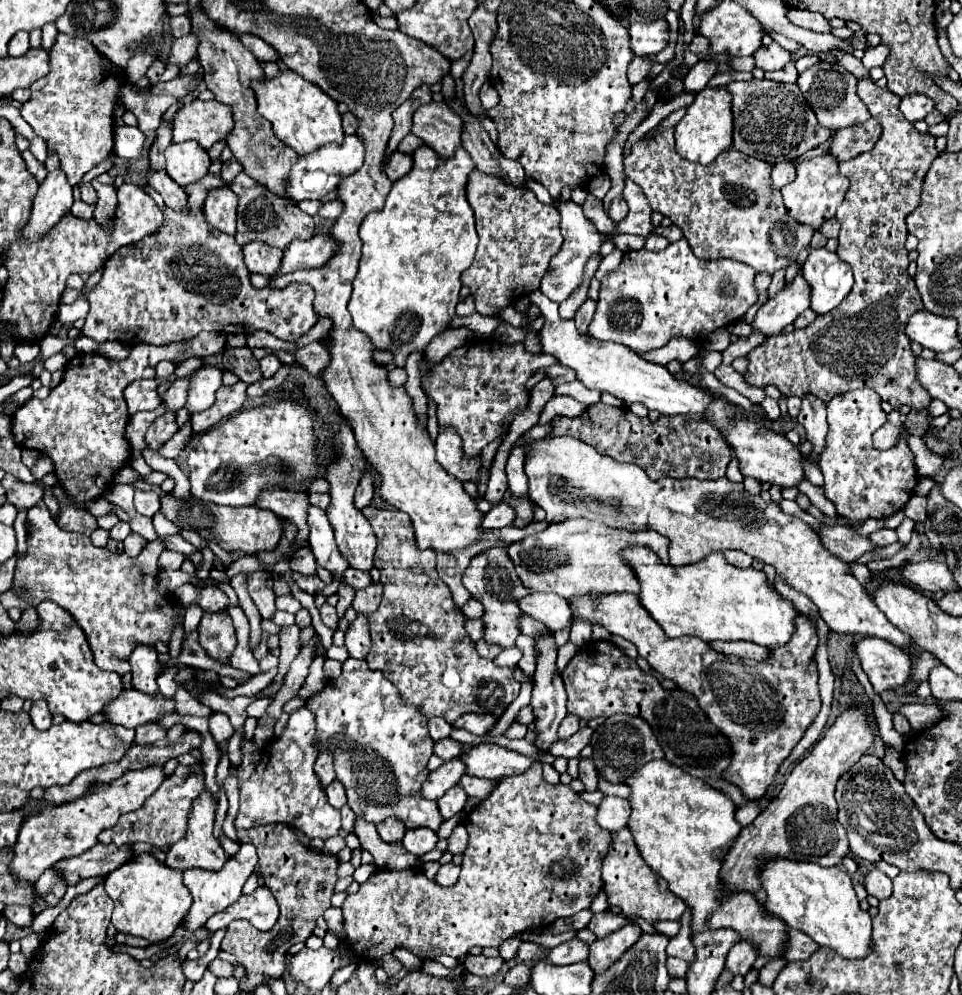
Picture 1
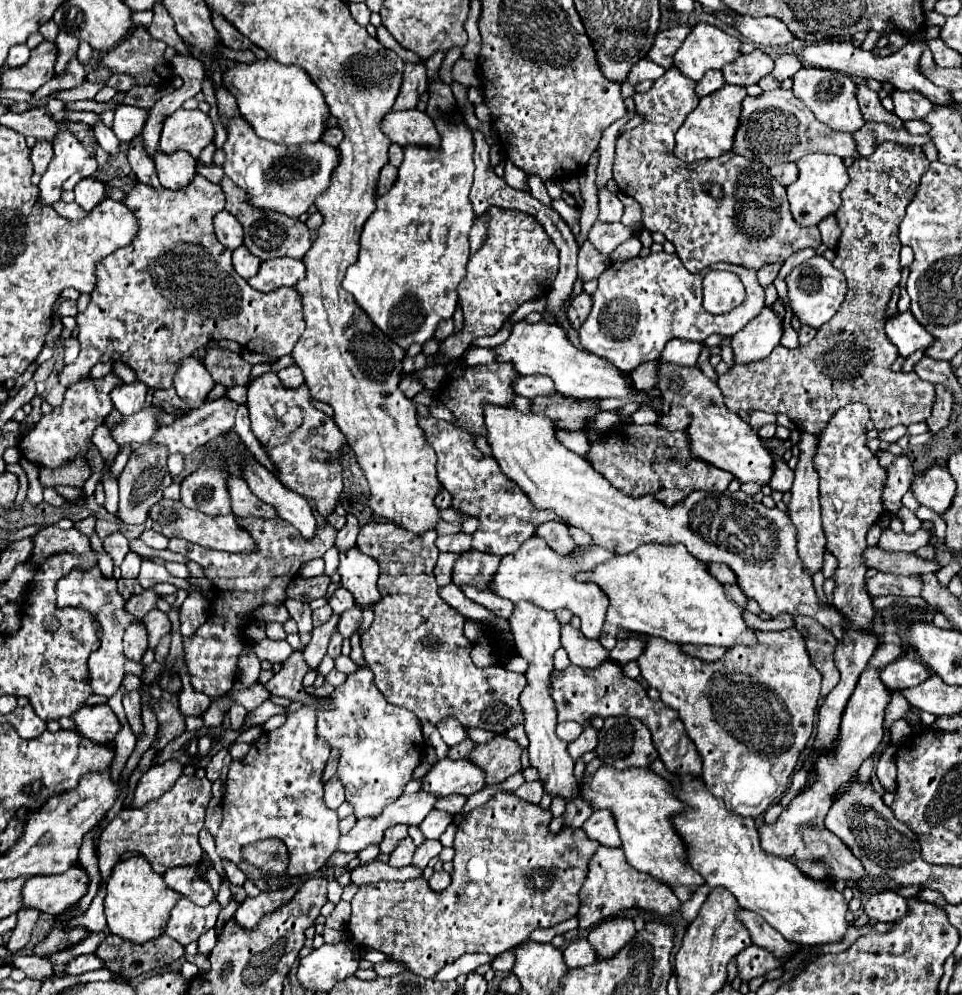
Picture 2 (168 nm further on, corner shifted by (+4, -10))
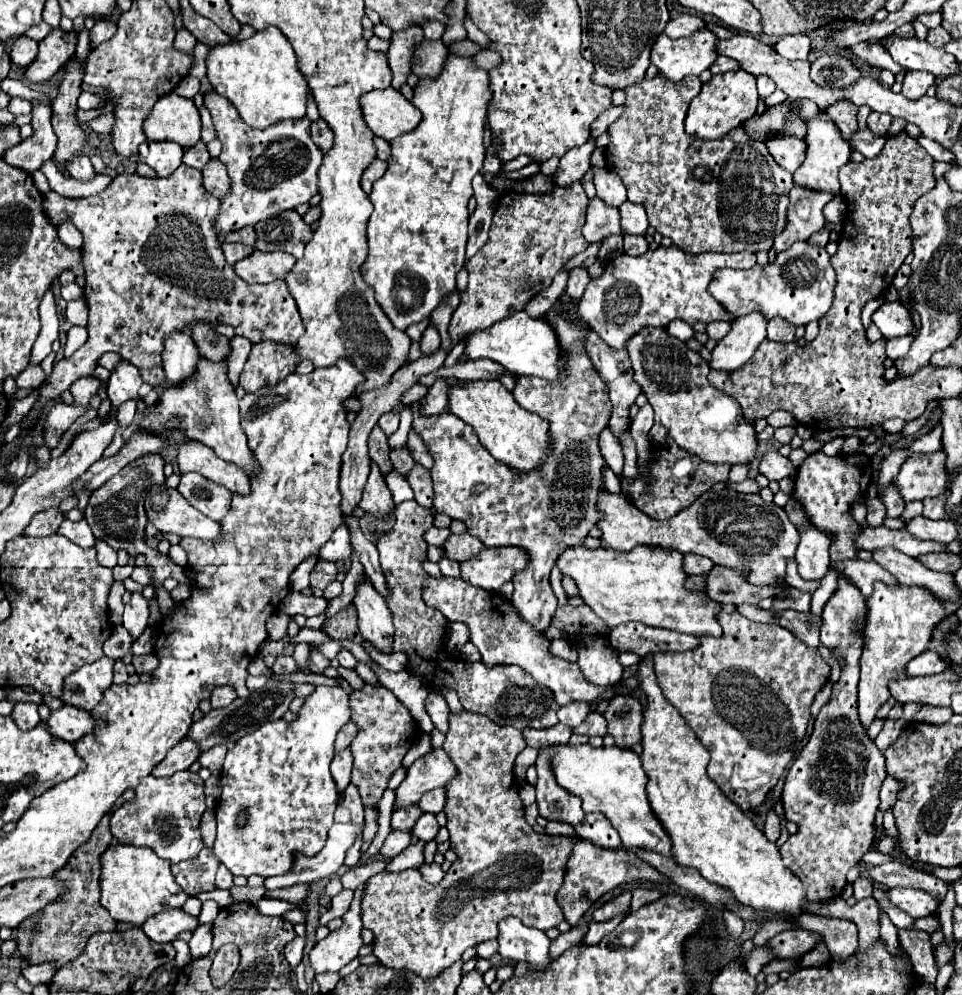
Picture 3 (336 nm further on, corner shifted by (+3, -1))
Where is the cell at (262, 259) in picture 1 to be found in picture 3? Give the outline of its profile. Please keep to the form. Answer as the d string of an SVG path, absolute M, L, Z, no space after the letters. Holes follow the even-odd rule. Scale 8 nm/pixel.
M222 244L222 250L224 250L228 264L236 264L236 262L244 260L246 256L250 256L254 248L246 246L246 244Z

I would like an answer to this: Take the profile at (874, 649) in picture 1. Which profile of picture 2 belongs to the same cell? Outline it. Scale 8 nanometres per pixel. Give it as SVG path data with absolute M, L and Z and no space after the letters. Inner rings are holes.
M901 657L881 669L881 681L891 691L901 691L907 687L921 685L927 677L929 677L929 669L921 661L913 661L907 657Z

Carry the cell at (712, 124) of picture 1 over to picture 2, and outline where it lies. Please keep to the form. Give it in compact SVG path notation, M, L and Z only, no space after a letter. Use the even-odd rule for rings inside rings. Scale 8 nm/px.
M723 85L719 91L715 91L707 97L701 97L697 109L693 109L687 115L685 123L677 131L675 155L683 161L699 161L699 159L719 157L721 153L731 151L733 137L735 137L735 131L739 127L743 97L747 97L747 91L741 85Z

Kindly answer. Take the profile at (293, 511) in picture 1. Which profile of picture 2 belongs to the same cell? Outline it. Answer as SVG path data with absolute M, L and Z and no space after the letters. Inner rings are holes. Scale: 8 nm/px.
M229 473L227 477L227 489L231 493L231 507L233 507L233 513L239 515L239 517L275 517L275 509L271 505L265 505L263 501L259 501L259 497L255 497L247 483L235 475L235 473Z

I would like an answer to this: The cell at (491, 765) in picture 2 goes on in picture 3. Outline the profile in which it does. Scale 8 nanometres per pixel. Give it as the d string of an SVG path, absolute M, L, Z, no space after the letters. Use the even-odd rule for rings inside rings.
M450 714L450 730L446 734L444 750L458 768L456 780L446 786L450 848L458 854L444 880L436 886L427 883L418 870L380 872L372 876L362 896L362 924L374 934L374 956L380 964L400 970L412 970L422 978L438 976L444 968L460 960L466 948L486 940L498 938L498 922L502 918L520 918L526 926L548 930L564 920L562 906L558 904L558 890L566 876L566 864L572 854L576 838L570 836L540 836L524 818L524 802L518 796L514 780L514 762L524 750L522 732L512 726L498 726L480 714Z

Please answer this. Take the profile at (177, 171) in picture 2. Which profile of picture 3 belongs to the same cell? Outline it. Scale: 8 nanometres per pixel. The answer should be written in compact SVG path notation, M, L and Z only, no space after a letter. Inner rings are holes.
M148 140L140 146L138 160L154 168L158 176L166 178L174 174L174 170L182 164L182 156L184 156L184 148L180 148L180 144L172 144L172 142L160 144Z

